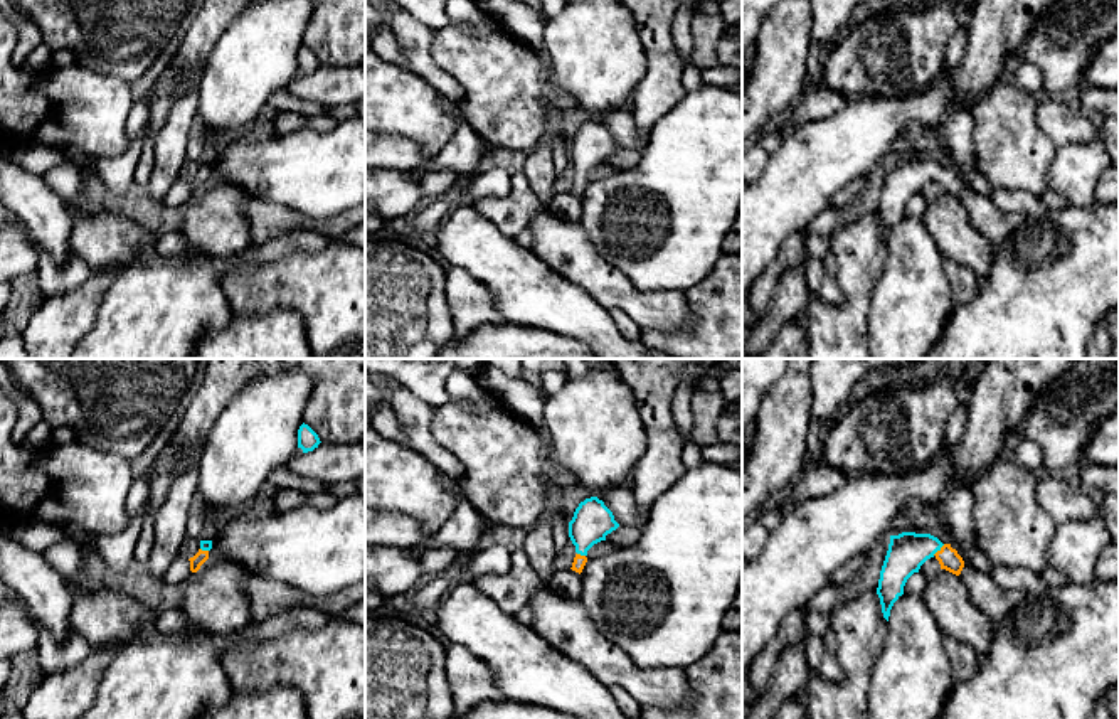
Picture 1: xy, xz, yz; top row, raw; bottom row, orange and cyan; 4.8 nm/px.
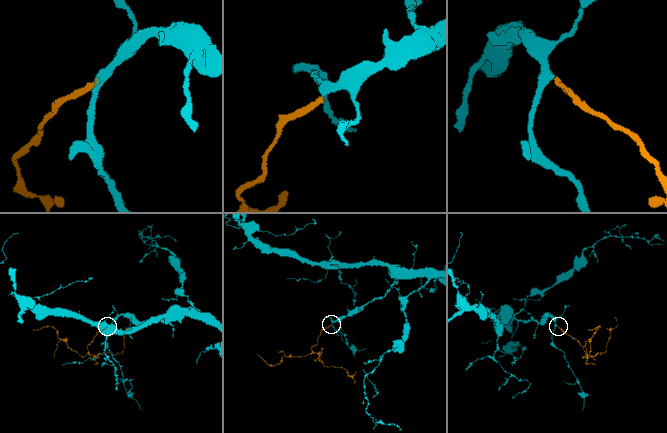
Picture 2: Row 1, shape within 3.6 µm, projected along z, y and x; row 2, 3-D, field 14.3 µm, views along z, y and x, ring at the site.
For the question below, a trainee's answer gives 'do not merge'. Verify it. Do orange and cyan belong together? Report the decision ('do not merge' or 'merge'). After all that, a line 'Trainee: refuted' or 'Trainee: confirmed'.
merge
Trainee: refuted

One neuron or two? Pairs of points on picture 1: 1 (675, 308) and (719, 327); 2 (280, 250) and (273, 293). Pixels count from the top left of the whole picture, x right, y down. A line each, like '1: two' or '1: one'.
1: two
2: two

